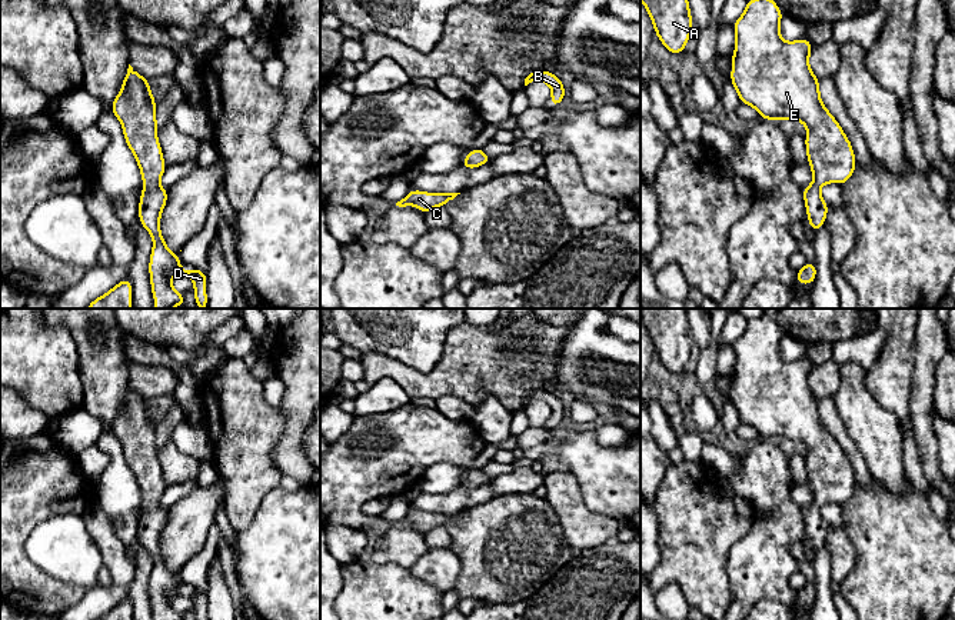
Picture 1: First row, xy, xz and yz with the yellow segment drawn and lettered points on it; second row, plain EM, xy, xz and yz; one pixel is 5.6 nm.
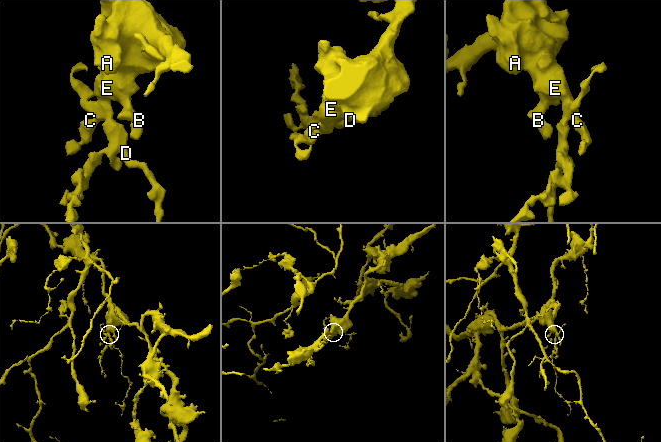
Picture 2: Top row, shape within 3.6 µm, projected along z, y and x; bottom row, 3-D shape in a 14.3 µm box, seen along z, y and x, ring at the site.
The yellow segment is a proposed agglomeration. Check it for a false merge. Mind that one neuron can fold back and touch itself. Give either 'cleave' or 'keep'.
keep

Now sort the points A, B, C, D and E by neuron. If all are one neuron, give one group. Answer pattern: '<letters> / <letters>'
A B C D E

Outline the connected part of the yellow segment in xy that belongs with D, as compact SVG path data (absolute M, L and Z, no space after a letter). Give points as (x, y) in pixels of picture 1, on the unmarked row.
M130 384L123 399L122 411L112 421L110 430L123 446L126 464L132 470L143 499L139 521L139 540L153 559L149 593L154 620L184 620L172 606L177 593L186 593L194 607L194 620L207 620L207 594L199 589L179 584L179 573L172 573L163 560L160 536L167 523L167 509L157 503L163 497L166 483L157 459L156 421L149 400Z

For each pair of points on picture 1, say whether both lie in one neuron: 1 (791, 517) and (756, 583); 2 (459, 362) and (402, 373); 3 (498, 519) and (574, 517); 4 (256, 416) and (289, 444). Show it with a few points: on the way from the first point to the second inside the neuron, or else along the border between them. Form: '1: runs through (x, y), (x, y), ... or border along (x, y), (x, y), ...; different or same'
1: runs through (775, 533), (758, 567); same
2: runs through (445, 376), (441, 380), (416, 380); same
3: border along (545, 499), (555, 513), (563, 539), (574, 547); different
4: border along (280, 406), (285, 429), (270, 454), (276, 470); different

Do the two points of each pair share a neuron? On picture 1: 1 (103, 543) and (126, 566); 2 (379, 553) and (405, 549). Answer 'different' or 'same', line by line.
1: same
2: same

